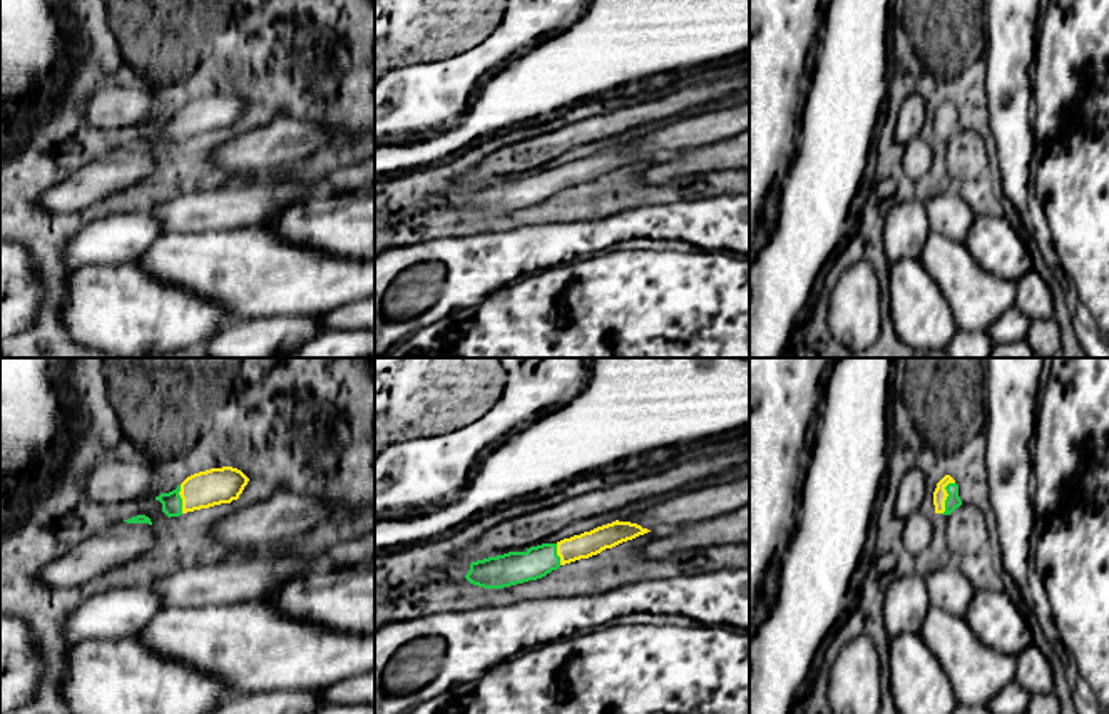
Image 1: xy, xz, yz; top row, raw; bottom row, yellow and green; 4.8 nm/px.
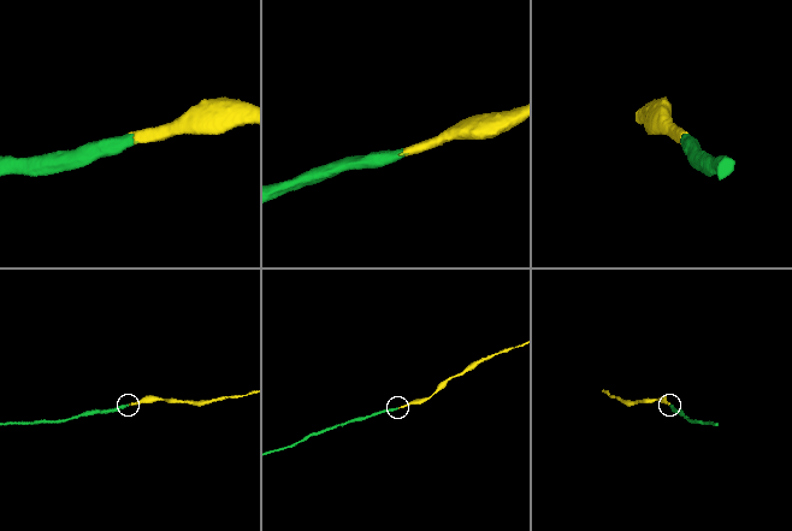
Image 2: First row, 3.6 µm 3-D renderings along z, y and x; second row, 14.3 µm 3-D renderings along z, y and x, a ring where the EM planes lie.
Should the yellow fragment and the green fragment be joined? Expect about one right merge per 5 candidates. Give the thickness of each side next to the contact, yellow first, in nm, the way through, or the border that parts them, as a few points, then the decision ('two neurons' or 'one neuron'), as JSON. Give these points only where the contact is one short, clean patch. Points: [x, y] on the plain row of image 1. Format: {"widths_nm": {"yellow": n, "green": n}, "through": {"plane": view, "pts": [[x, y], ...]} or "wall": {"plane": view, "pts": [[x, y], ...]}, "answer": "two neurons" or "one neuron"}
{"widths_nm": {"yellow": 70, "green": 70}, "through": {"plane": "yz", "pts": [[940, 119], [947, 121], [952, 127]]}, "answer": "one neuron"}

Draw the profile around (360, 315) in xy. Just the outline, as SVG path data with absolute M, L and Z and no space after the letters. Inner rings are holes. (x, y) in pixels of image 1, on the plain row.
M375 294L360 301L343 303L338 309L319 314L325 329L375 329Z

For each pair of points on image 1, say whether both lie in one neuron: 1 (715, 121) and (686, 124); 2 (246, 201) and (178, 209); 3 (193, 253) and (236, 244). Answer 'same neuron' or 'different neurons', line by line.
1: same neuron
2: same neuron
3: same neuron

